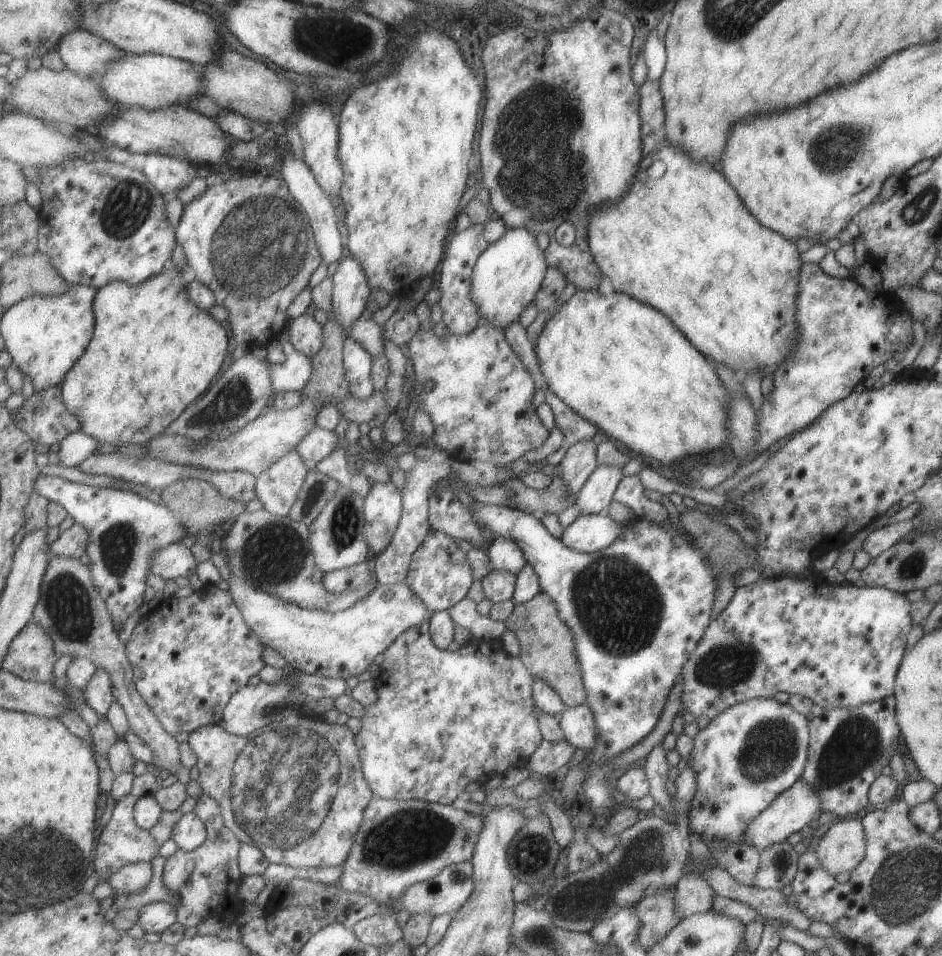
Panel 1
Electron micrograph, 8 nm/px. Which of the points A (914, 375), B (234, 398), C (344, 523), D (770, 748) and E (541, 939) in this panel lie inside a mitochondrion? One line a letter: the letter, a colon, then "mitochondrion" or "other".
A: other
B: mitochondrion
C: mitochondrion
D: mitochondrion
E: mitochondrion

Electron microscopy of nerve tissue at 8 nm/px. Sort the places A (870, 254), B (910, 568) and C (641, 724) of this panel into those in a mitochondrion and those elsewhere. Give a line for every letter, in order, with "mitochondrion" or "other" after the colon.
A: other
B: mitochondrion
C: other

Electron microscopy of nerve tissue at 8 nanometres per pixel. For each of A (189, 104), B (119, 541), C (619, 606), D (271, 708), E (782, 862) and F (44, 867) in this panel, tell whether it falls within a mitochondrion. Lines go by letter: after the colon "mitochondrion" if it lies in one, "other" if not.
A: other
B: mitochondrion
C: mitochondrion
D: mitochondrion
E: other
F: mitochondrion

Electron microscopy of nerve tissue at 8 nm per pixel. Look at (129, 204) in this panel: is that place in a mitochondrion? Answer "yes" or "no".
yes

